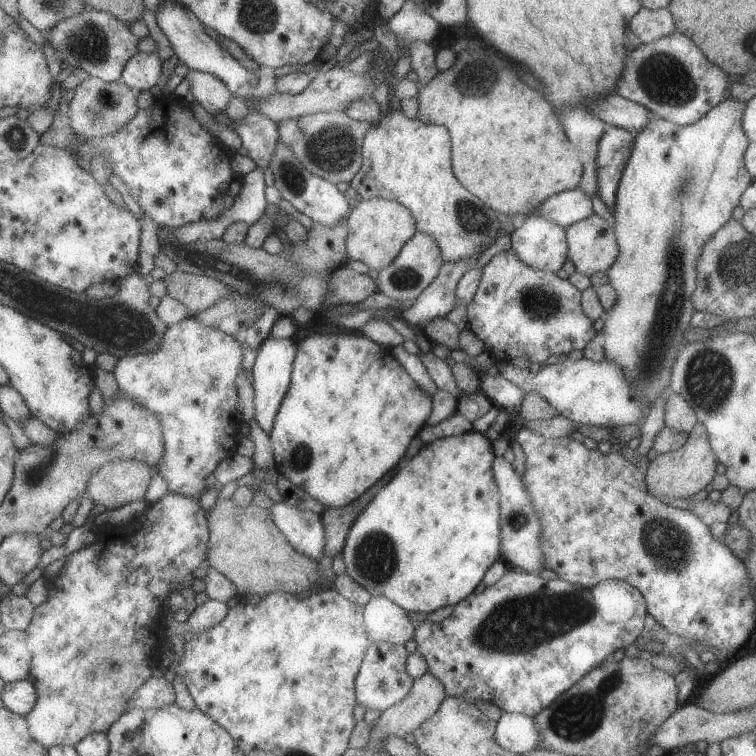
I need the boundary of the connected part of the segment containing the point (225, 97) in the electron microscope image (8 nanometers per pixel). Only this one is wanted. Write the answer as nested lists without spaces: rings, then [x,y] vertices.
[[[192,69],[186,77],[196,101],[210,114],[224,112],[234,94],[217,76]]]

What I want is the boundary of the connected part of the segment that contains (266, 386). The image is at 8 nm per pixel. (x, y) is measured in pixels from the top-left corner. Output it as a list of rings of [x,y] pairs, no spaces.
[[[267,339],[257,350],[258,356],[253,367],[254,388],[256,391],[256,414],[255,421],[261,426],[266,434],[271,436],[279,410],[286,400],[292,384],[292,373],[294,363],[298,356],[298,346],[295,340],[288,339]]]

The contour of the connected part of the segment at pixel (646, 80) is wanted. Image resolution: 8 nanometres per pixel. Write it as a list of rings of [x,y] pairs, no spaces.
[[[673,30],[668,36],[642,43],[633,51],[626,52],[624,66],[616,81],[614,93],[626,100],[643,106],[652,116],[667,120],[675,125],[691,125],[697,123],[717,104],[730,98],[730,86],[726,75],[716,66],[710,64],[699,48],[682,33]]]

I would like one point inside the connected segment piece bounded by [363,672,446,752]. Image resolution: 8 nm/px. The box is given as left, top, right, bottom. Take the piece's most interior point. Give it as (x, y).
(426, 694)

